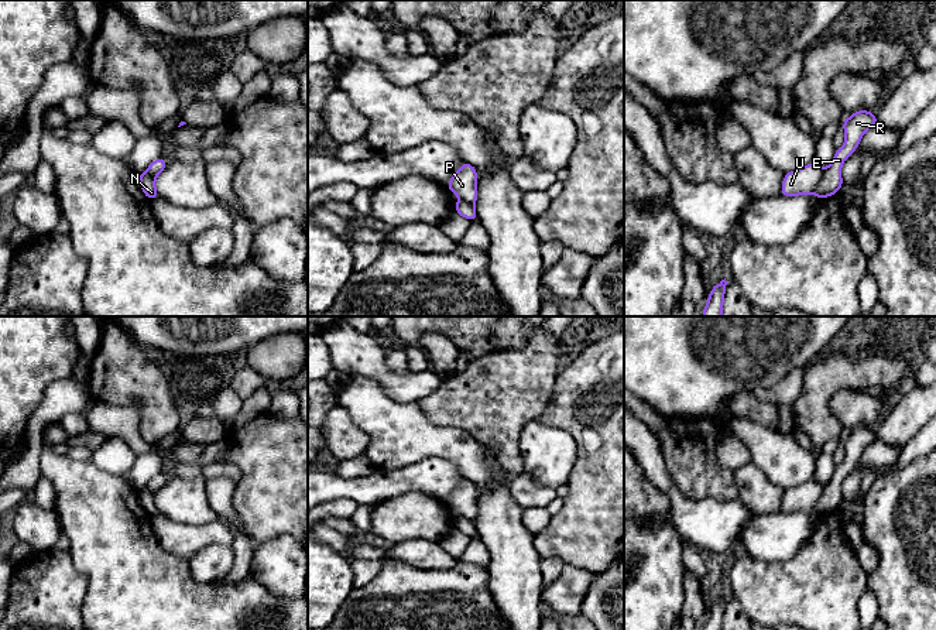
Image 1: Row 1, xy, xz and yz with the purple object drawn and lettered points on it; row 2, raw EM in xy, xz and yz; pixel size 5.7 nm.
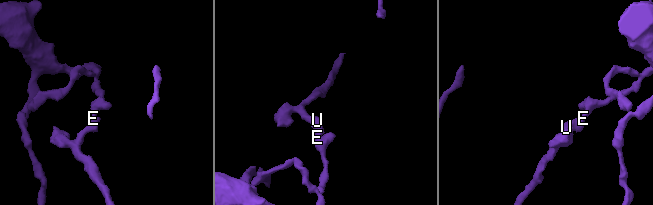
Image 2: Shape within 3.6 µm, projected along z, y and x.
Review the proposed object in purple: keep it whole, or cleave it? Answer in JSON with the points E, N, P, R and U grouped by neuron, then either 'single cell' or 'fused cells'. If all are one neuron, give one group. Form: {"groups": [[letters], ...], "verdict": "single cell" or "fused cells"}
{"groups": [["E", "N", "R"], ["P", "U"]], "verdict": "fused cells"}

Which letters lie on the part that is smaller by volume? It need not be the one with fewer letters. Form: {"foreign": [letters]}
{"foreign": ["P", "U"]}

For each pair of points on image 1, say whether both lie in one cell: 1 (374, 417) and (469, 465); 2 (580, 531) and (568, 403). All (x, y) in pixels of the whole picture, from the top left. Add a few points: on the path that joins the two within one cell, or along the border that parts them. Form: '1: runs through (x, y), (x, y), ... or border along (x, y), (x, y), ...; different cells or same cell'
1: runs through (398, 434), (445, 442); same cell
2: runs through (589, 499), (589, 435); same cell

